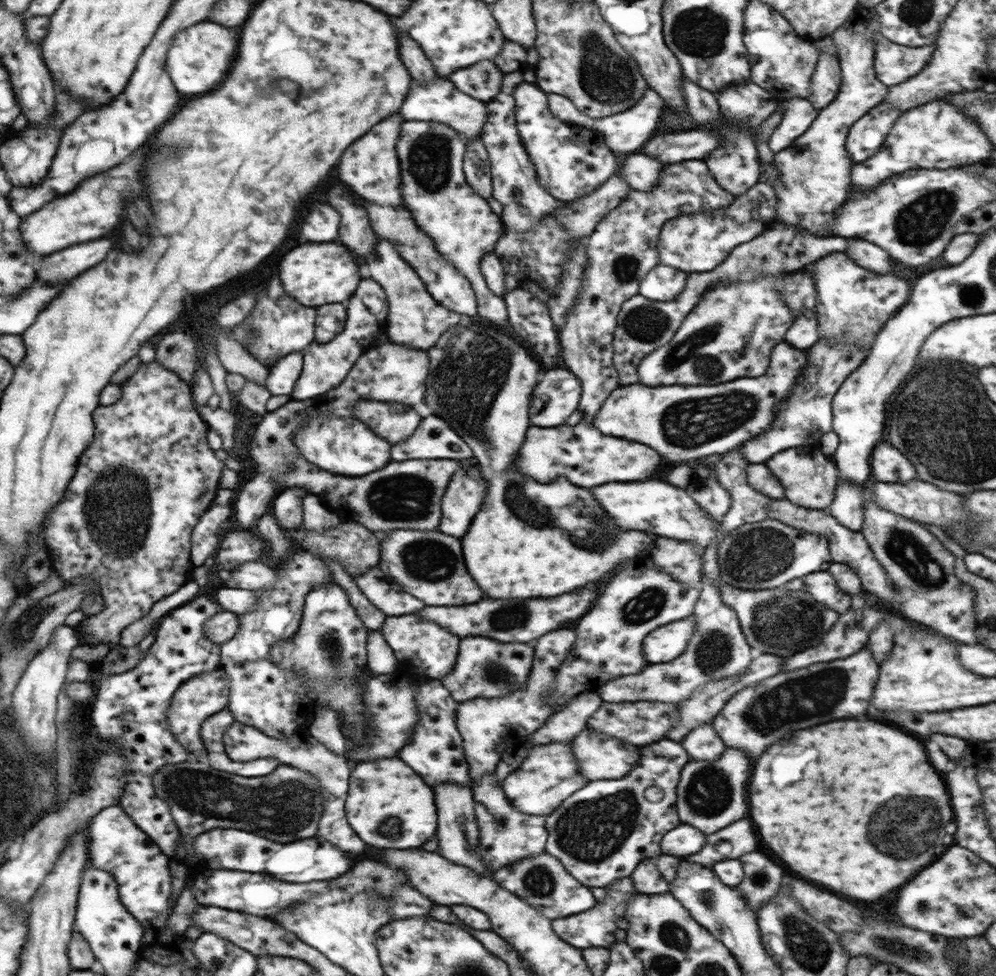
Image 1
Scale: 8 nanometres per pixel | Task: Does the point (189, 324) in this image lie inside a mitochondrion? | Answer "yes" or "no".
no

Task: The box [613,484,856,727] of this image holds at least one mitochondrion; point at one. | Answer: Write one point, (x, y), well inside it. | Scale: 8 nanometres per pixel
(763, 553)

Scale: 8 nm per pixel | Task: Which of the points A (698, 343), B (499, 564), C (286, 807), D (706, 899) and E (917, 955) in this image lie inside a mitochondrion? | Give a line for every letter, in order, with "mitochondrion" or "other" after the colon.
A: mitochondrion
B: other
C: mitochondrion
D: mitochondrion
E: mitochondrion

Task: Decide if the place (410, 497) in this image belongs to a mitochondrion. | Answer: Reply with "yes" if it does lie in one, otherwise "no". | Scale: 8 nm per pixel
yes

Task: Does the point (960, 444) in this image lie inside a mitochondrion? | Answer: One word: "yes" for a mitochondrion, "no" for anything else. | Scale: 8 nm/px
yes

